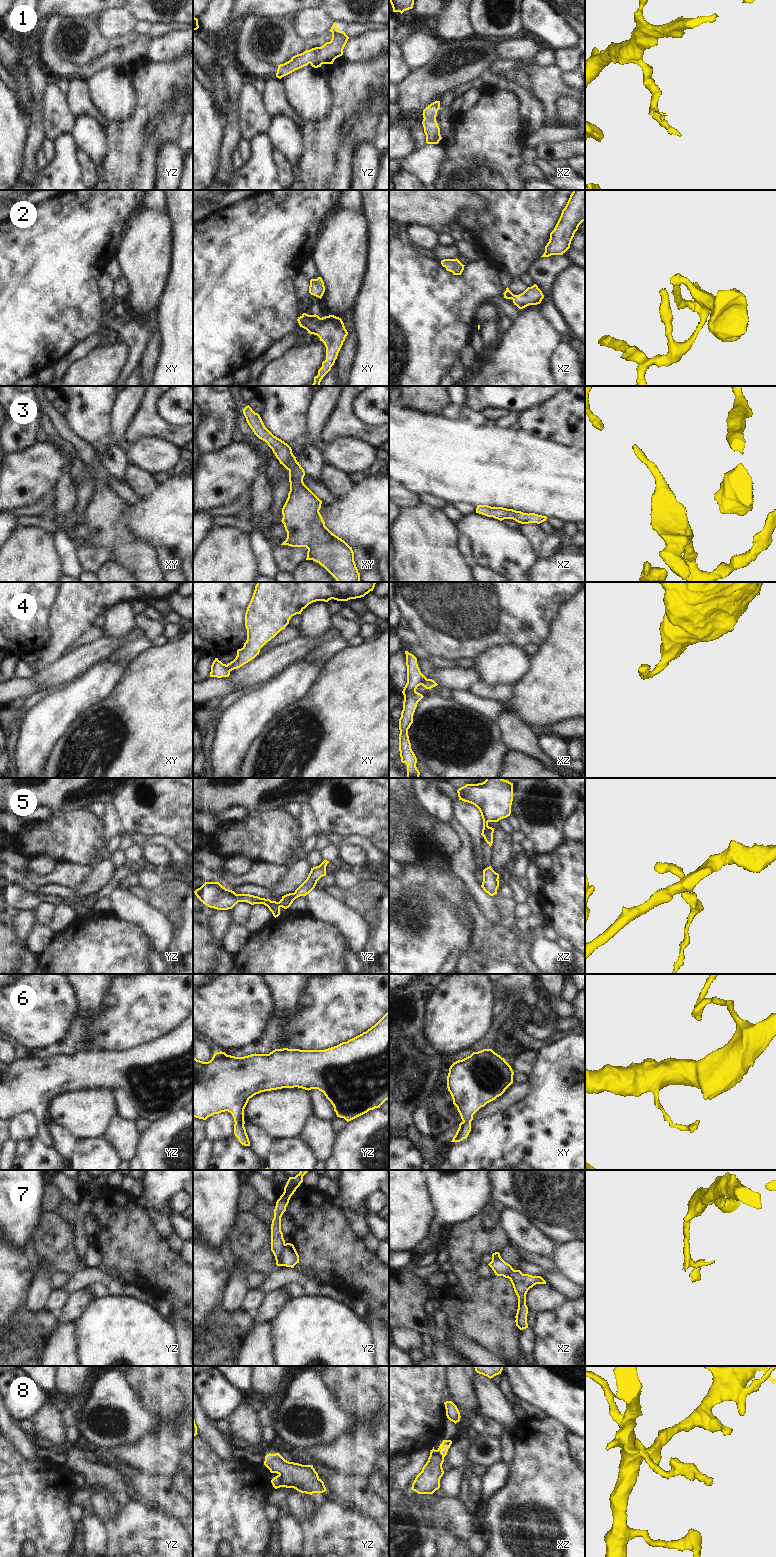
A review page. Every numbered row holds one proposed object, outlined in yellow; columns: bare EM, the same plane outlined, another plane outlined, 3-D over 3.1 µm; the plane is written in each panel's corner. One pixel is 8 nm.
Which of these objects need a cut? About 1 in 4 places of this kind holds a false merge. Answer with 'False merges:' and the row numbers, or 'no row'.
False merges: 4, 7, 8

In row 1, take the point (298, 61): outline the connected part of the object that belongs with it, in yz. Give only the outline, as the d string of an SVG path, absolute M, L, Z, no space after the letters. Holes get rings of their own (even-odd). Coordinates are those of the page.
M334 22L331 29L332 39L321 47L306 50L301 54L293 56L288 62L278 65L276 77L282 77L298 70L309 63L312 67L318 68L322 64L333 64L334 60L343 55L343 49L349 39L345 32L337 29Z

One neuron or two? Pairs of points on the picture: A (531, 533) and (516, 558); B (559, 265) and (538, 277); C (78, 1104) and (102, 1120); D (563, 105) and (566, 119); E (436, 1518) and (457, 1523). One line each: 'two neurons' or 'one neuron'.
A: two neurons
B: one neuron
C: one neuron
D: one neuron
E: one neuron

